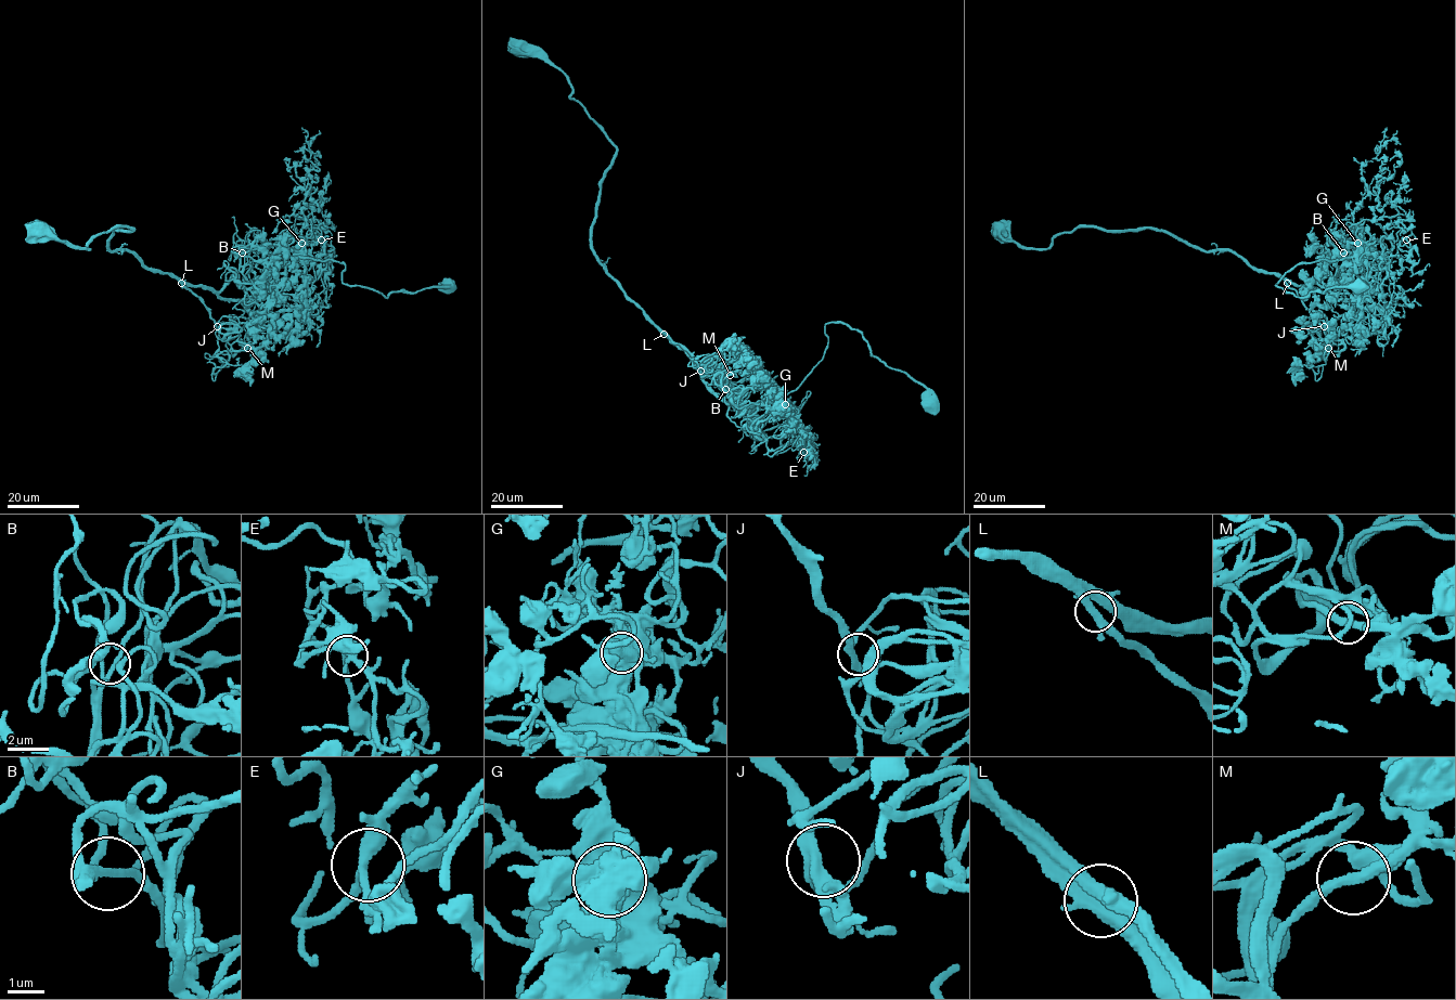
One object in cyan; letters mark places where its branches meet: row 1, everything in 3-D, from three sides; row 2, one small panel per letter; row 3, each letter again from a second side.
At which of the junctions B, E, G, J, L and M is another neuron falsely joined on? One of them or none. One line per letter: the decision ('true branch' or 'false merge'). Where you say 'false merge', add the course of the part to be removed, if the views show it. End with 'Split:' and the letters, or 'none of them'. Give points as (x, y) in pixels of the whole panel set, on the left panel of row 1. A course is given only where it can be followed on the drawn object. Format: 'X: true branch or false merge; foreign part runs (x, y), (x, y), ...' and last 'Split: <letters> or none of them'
B: true branch
E: true branch
G: false merge; foreign part runs (301, 243), (316, 219), (285, 229), (268, 254), (338, 261), (342, 282), (384, 297), (453, 286)
J: true branch
L: true branch
M: true branch
Split: G

